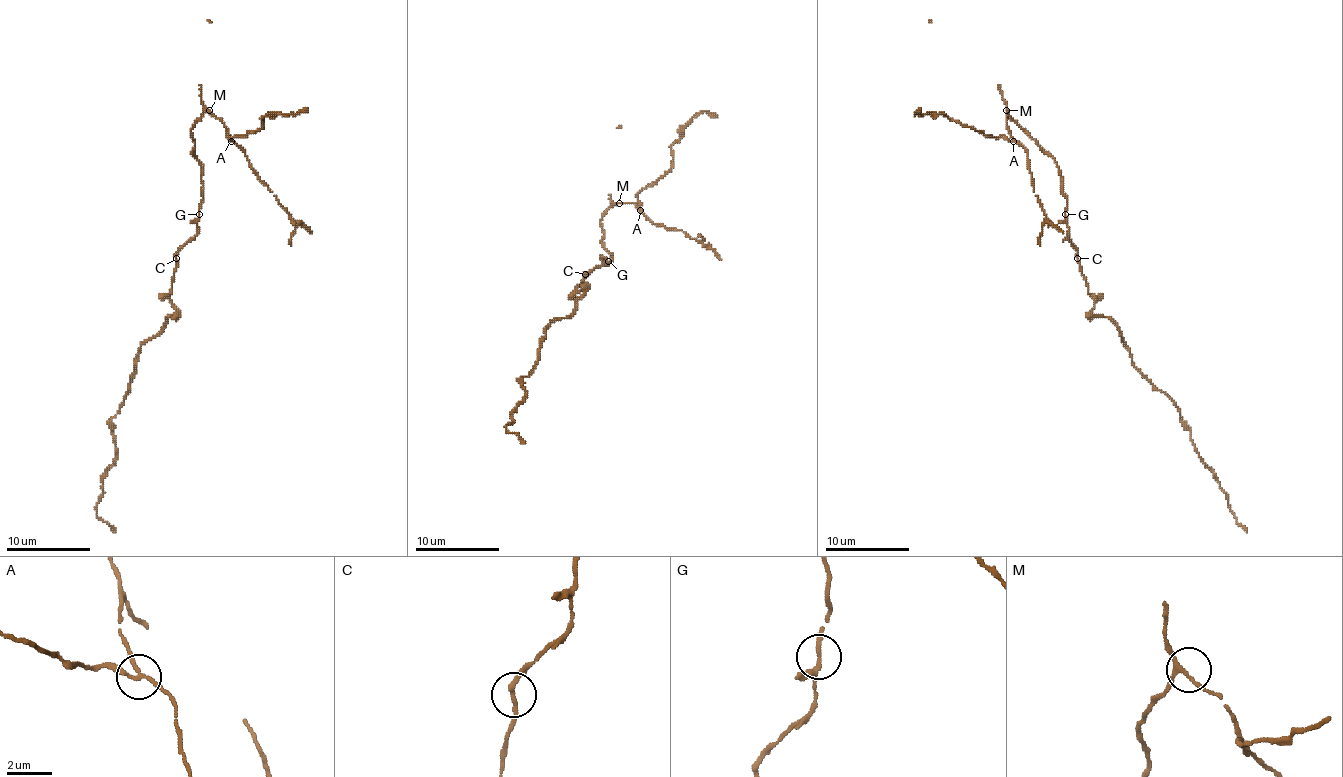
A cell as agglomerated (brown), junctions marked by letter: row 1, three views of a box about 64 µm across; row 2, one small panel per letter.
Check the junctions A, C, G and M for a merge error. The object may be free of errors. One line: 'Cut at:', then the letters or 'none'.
Cut at: A

